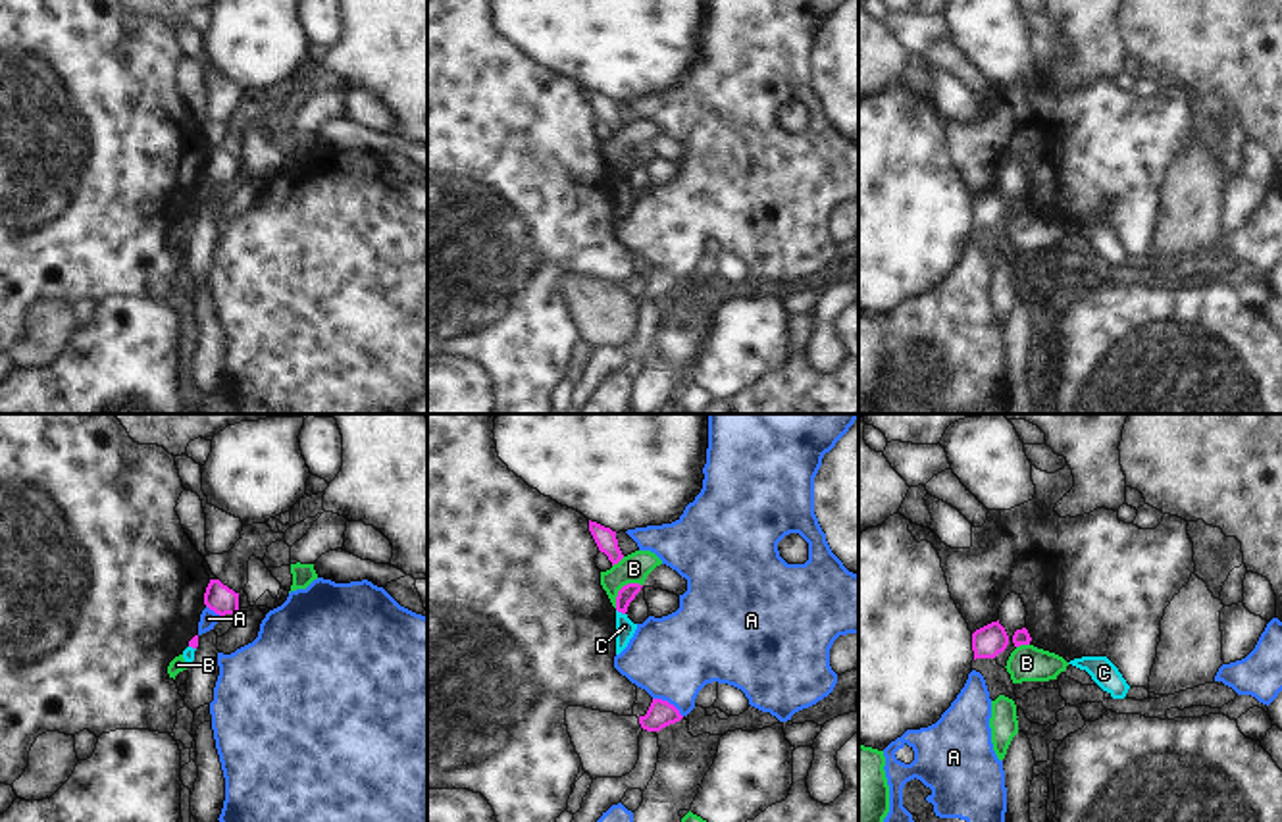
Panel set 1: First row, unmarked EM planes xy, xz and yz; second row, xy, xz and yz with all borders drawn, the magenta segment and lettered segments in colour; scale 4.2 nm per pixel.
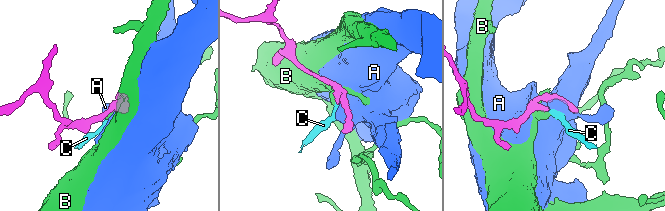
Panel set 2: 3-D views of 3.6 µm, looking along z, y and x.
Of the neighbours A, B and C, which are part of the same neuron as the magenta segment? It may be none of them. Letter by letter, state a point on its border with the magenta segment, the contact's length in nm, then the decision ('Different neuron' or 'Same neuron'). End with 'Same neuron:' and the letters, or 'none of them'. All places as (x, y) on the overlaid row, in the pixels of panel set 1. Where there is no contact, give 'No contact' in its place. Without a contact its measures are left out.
A: Touches magenta at xz (666, 701). Shared border 150 nm. Different neuron
B: Touches magenta at xz (622, 588). Shared border 160 nm. Different neuron
C: Touches magenta at xz (620, 611). Shared border 50 nm. Different neuron
Same neuron: none of them.

